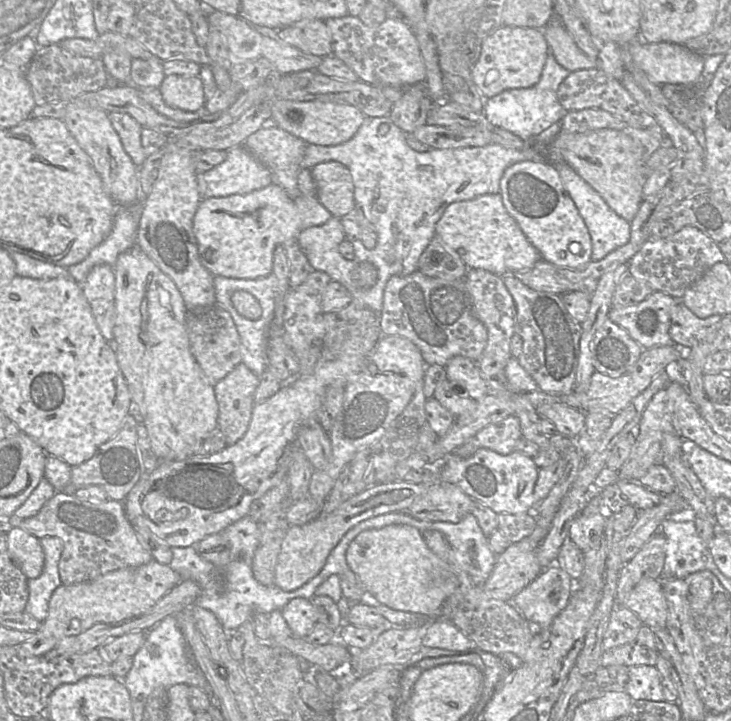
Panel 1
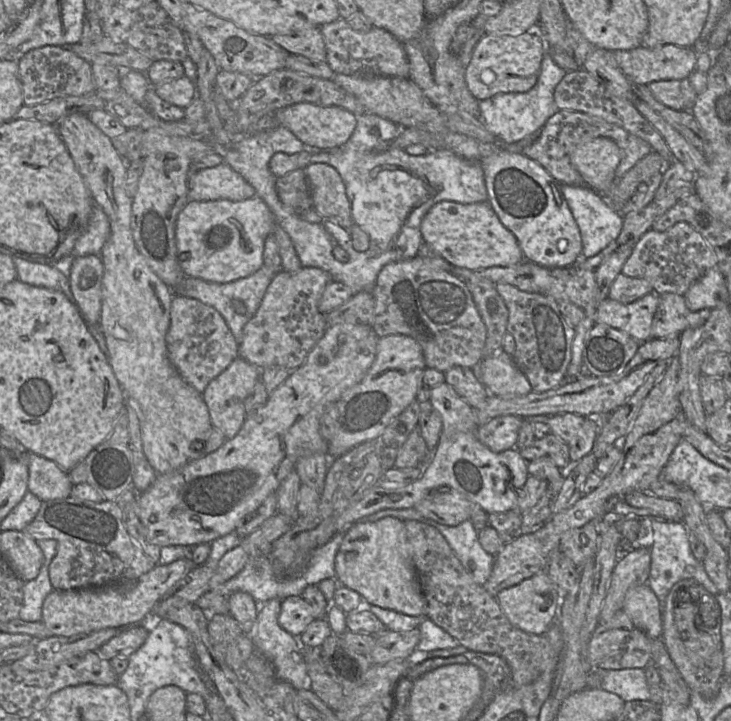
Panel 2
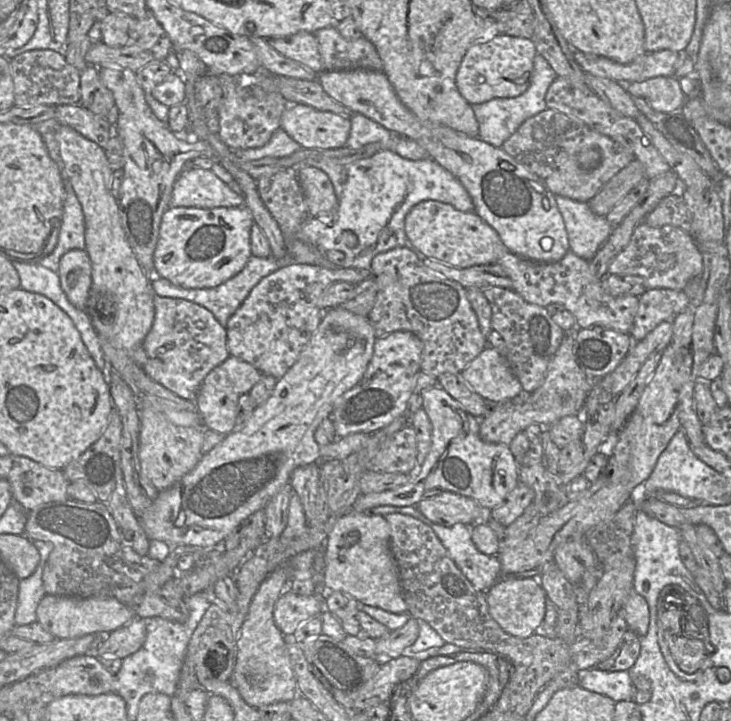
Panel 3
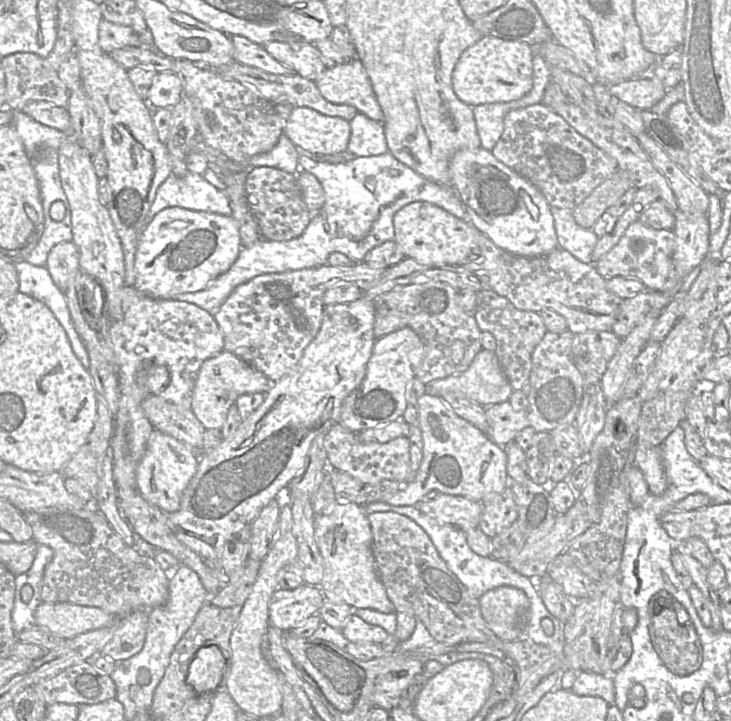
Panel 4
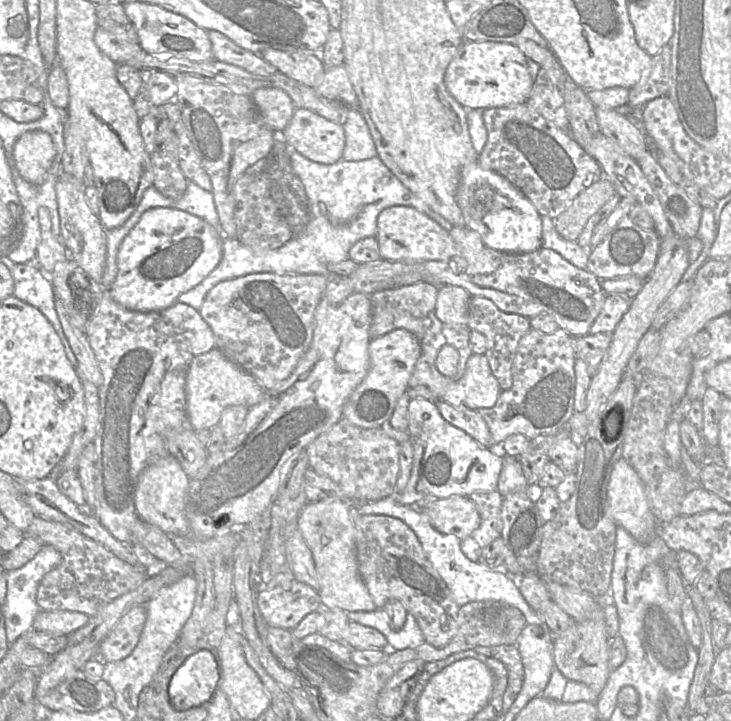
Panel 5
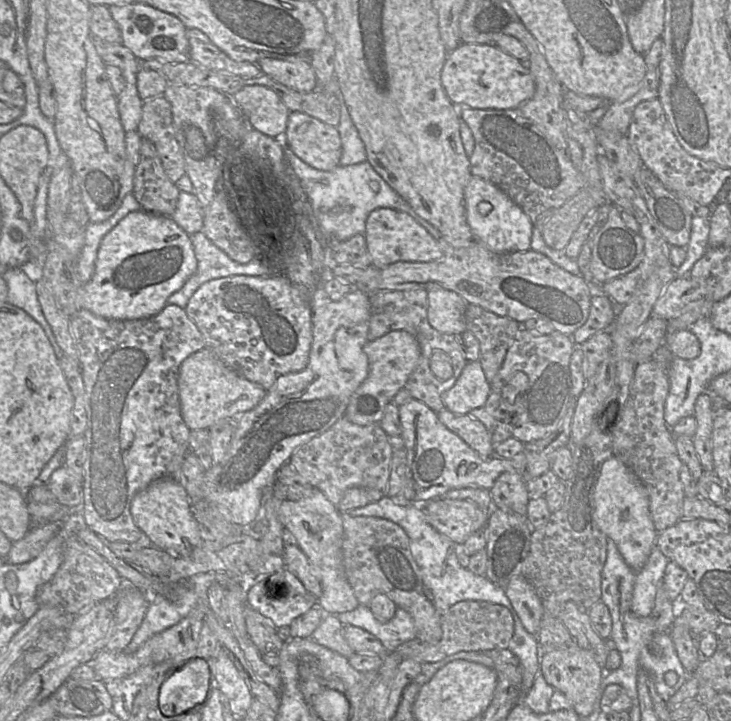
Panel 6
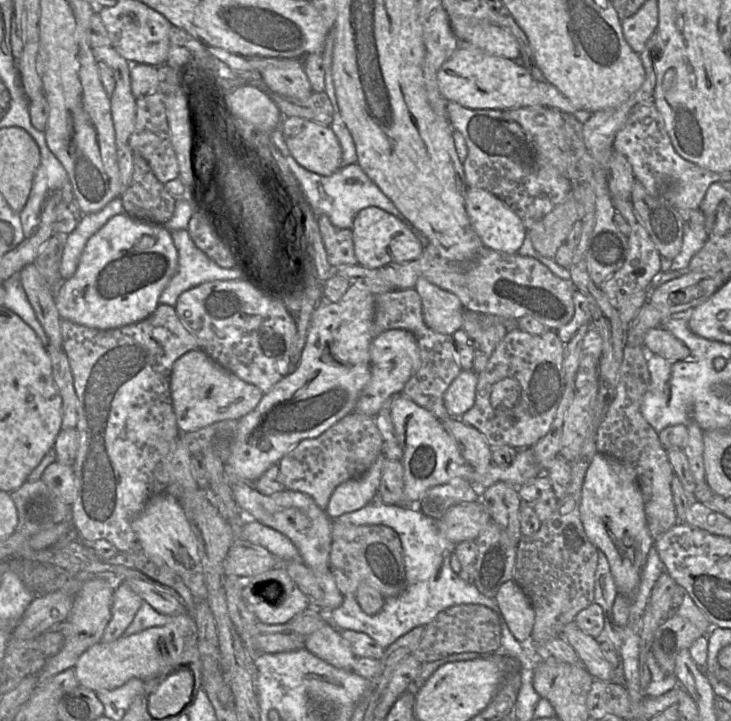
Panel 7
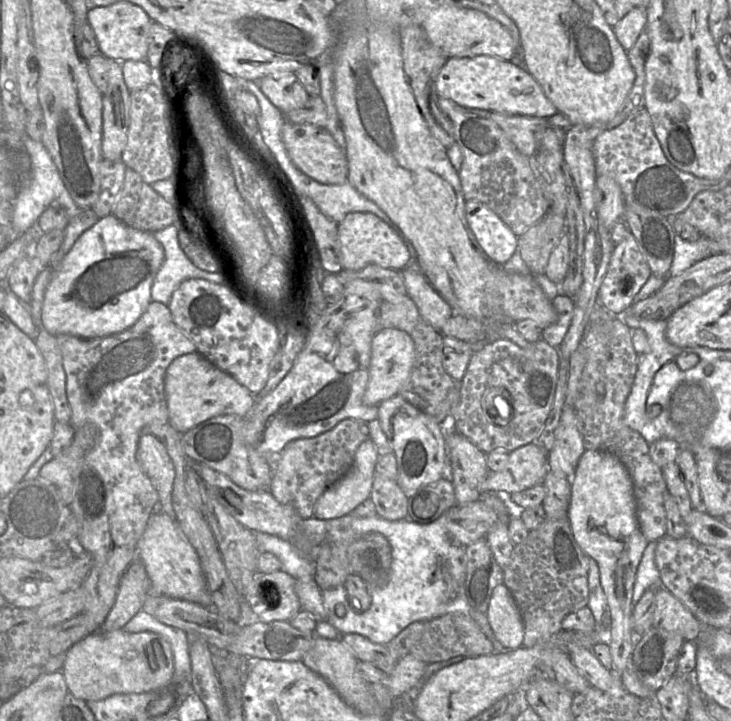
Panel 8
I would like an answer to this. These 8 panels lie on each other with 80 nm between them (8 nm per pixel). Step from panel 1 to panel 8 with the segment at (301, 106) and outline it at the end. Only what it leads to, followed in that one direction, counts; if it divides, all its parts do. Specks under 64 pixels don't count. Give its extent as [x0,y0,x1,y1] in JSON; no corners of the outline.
[282,121,348,185]

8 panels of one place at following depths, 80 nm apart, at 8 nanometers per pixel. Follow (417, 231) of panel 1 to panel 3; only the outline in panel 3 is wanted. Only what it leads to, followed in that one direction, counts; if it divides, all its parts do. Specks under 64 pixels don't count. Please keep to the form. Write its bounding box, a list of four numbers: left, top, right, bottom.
[296,114,473,259]

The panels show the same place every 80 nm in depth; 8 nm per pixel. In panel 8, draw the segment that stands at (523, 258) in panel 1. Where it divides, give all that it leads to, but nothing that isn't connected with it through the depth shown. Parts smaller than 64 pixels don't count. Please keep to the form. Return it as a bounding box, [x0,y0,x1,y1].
[337,212,411,270]

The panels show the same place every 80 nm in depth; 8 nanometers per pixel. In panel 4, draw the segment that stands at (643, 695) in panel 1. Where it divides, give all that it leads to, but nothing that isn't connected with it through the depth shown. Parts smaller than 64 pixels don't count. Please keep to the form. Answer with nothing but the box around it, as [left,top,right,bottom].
[571,671,615,705]

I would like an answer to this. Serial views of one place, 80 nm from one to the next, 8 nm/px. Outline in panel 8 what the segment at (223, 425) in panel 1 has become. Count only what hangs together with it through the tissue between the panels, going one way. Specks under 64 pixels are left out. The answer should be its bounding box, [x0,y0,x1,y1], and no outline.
[165,351,257,434]

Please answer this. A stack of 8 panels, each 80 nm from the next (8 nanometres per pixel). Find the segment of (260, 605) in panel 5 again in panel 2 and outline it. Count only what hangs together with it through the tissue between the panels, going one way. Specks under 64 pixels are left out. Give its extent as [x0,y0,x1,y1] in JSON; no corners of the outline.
[278,596,314,638]

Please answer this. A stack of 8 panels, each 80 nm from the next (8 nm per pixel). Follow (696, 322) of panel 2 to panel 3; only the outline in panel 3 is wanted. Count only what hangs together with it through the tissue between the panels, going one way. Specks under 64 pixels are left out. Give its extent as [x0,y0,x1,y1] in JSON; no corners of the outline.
[629,289,690,342]

